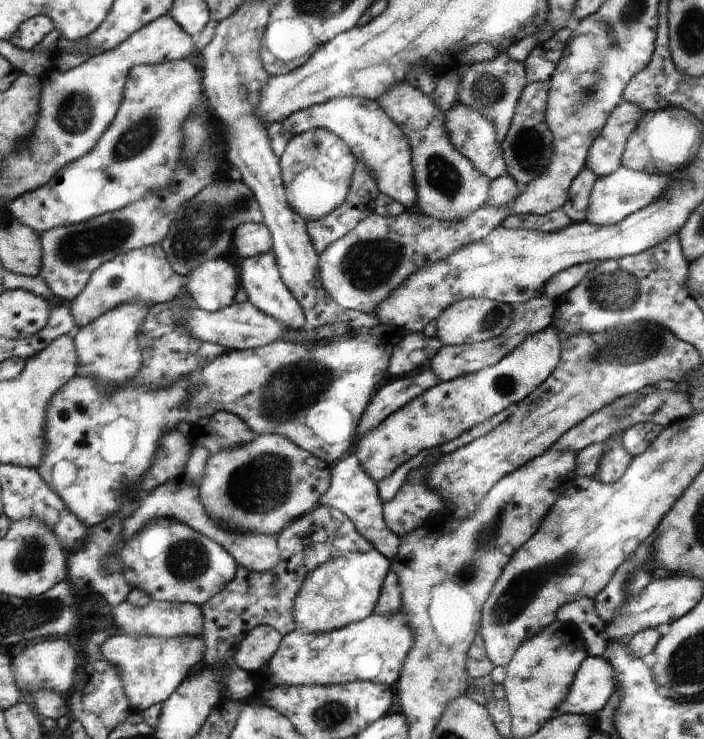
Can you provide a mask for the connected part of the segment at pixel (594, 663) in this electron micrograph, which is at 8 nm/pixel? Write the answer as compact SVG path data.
M587 657L574 678L572 690L558 714L581 715L586 718L602 710L615 693L612 666L602 657Z

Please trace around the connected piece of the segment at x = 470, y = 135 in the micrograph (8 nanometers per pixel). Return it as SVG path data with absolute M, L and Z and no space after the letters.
M456 102L444 114L445 127L448 128L449 138L452 140L453 146L465 158L468 158L470 162L476 164L478 171L488 176L491 181L501 177L502 172L505 174L505 160L497 144L497 136L493 123L480 110L475 110L463 103Z

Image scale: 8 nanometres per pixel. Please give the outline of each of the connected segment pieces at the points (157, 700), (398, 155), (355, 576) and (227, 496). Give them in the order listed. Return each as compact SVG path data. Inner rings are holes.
M121 634L111 637L101 647L102 659L108 660L117 667L125 685L127 698L137 713L144 713L155 705L165 705L178 691L178 686L188 679L194 666L203 663L205 644L202 636L176 637L174 639L155 637L132 637Z
M335 97L330 101L325 101L322 105L313 105L310 109L305 109L294 113L283 122L283 128L292 135L300 135L310 130L328 130L337 136L338 139L348 143L356 162L362 162L366 166L369 176L377 184L381 194L401 203L405 209L413 210L417 203L416 172L413 170L412 147L404 132L388 115L376 100L362 99L359 97Z
M374 548L366 553L335 551L326 563L306 576L293 607L295 629L328 633L370 617L376 610L390 568L388 558Z
M261 433L246 445L209 454L206 474L198 482L201 502L220 524L278 536L299 517L312 513L332 485L330 472L312 456L275 433Z

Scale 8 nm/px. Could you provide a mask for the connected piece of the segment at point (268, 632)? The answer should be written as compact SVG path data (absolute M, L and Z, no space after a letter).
M267 625L256 626L241 643L233 662L248 674L254 675L269 665L274 654L281 649L284 638Z

